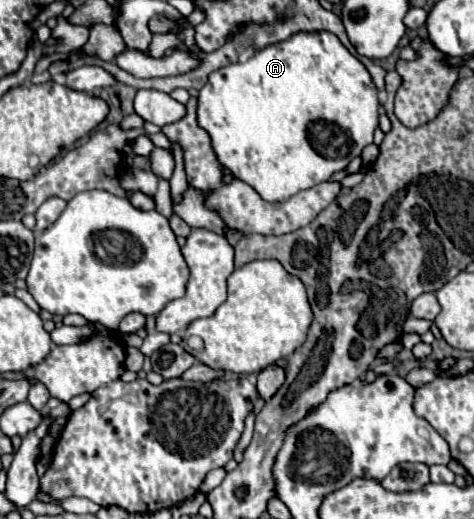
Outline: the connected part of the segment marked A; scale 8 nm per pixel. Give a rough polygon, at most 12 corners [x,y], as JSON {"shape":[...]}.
{"shape":[[331,32],[209,74],[197,122],[267,202],[373,144],[379,98]]}

